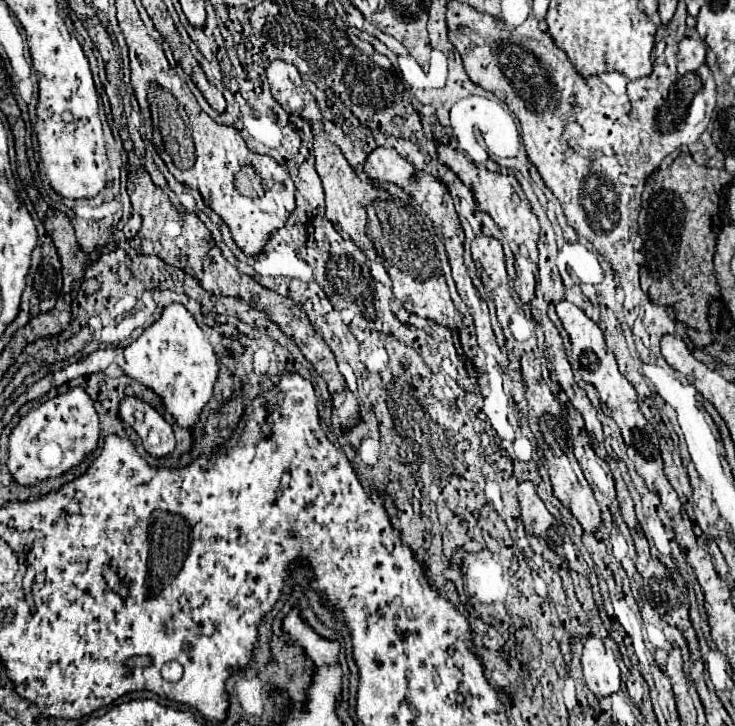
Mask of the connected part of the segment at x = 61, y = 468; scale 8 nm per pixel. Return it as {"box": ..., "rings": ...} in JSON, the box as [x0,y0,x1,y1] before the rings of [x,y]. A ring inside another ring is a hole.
{"box":[8,386,98,484],"rings":[[[82,386],[58,394],[20,418],[8,442],[8,468],[18,484],[38,484],[80,464],[98,446],[98,418],[92,398]]]}

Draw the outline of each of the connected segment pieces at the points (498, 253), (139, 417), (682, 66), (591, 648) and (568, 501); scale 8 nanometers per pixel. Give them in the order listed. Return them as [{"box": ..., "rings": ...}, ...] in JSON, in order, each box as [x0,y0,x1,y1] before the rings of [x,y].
[{"box":[472,234,518,334],"rings":[[[478,234],[472,240],[472,258],[476,262],[478,276],[482,278],[484,288],[494,298],[498,322],[500,322],[504,334],[512,334],[510,332],[510,318],[518,310],[518,306],[516,306],[516,302],[512,300],[512,294],[510,294],[508,274],[506,274],[506,268],[504,268],[502,244],[494,236]]]},{"box":[120,398,176,458],"rings":[[[124,398],[120,402],[122,418],[138,432],[142,444],[148,454],[160,458],[174,452],[176,438],[172,432],[172,424],[164,420],[164,416],[142,398]]]},{"box":[678,38,706,74],"rings":[[[684,38],[678,50],[678,72],[680,74],[696,72],[704,64],[704,56],[706,56],[706,46],[702,40]]]},{"box":[582,638,623,698],"rings":[[[588,638],[584,644],[582,654],[582,668],[584,668],[584,680],[586,686],[600,698],[610,696],[621,688],[623,675],[618,662],[612,652],[604,648],[604,642],[598,638]]]},{"box":[548,460,600,532],"rings":[[[556,460],[562,464],[548,464],[550,482],[554,496],[570,508],[574,518],[582,524],[586,532],[596,532],[600,526],[600,508],[594,500],[592,488],[582,476],[582,480],[572,470],[570,460]]]}]

